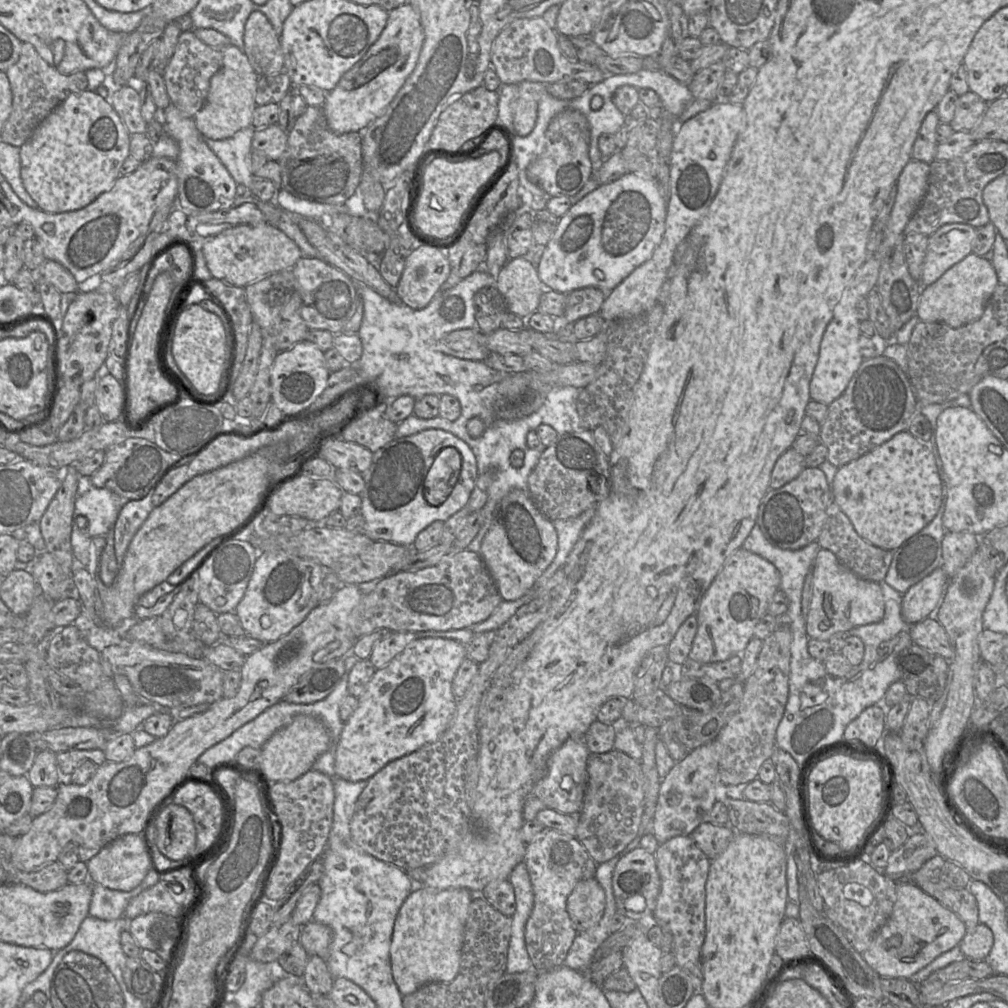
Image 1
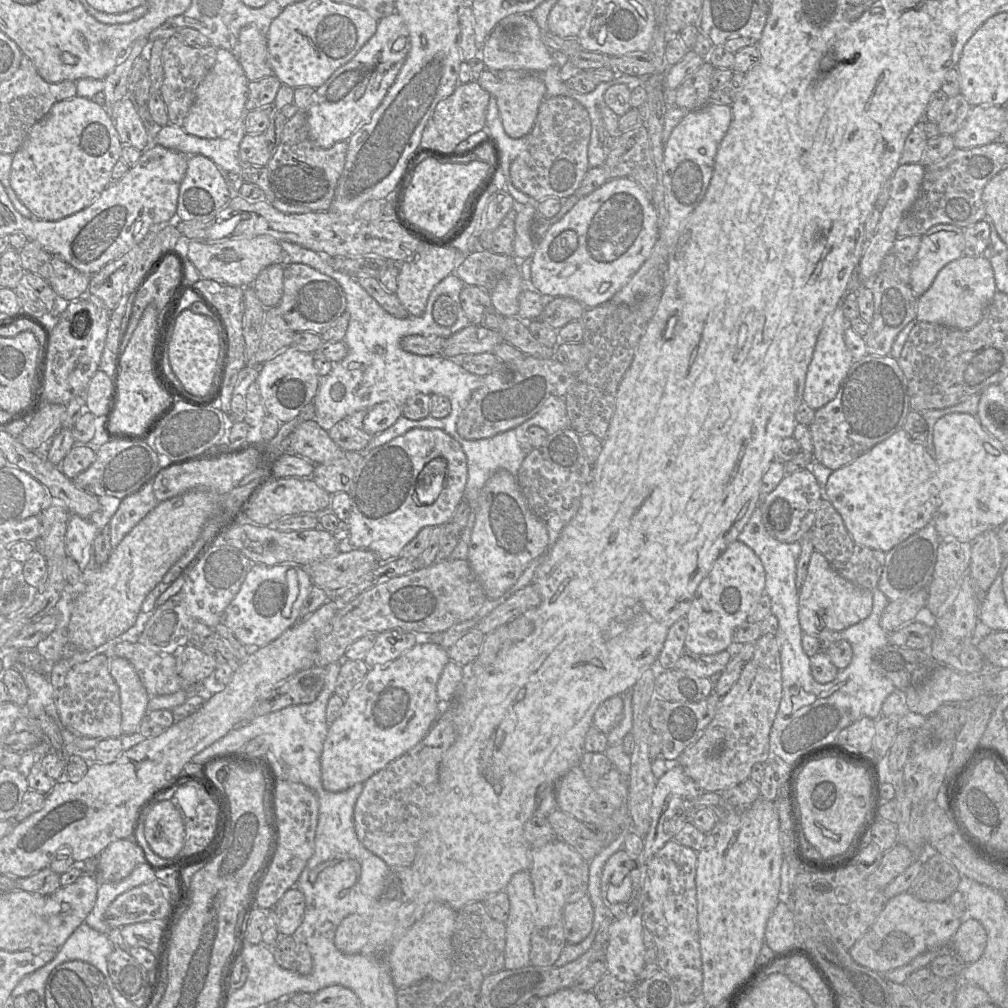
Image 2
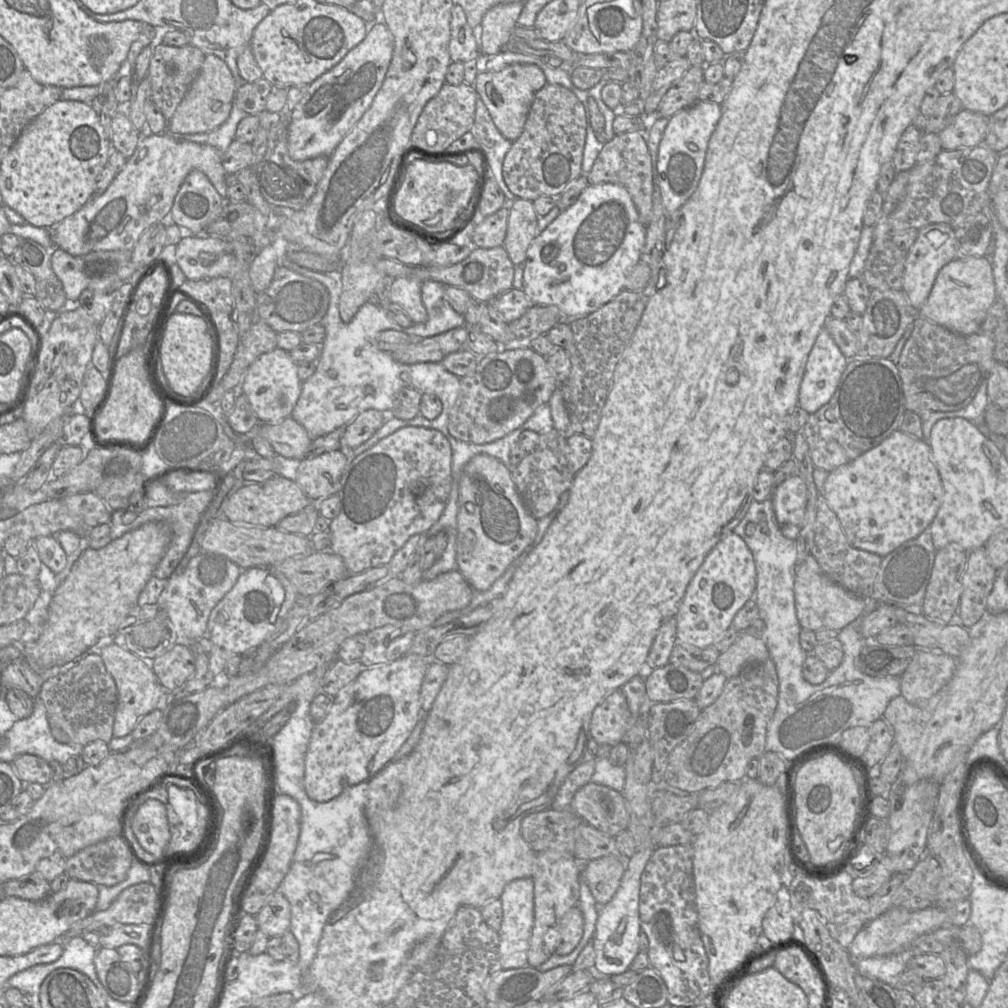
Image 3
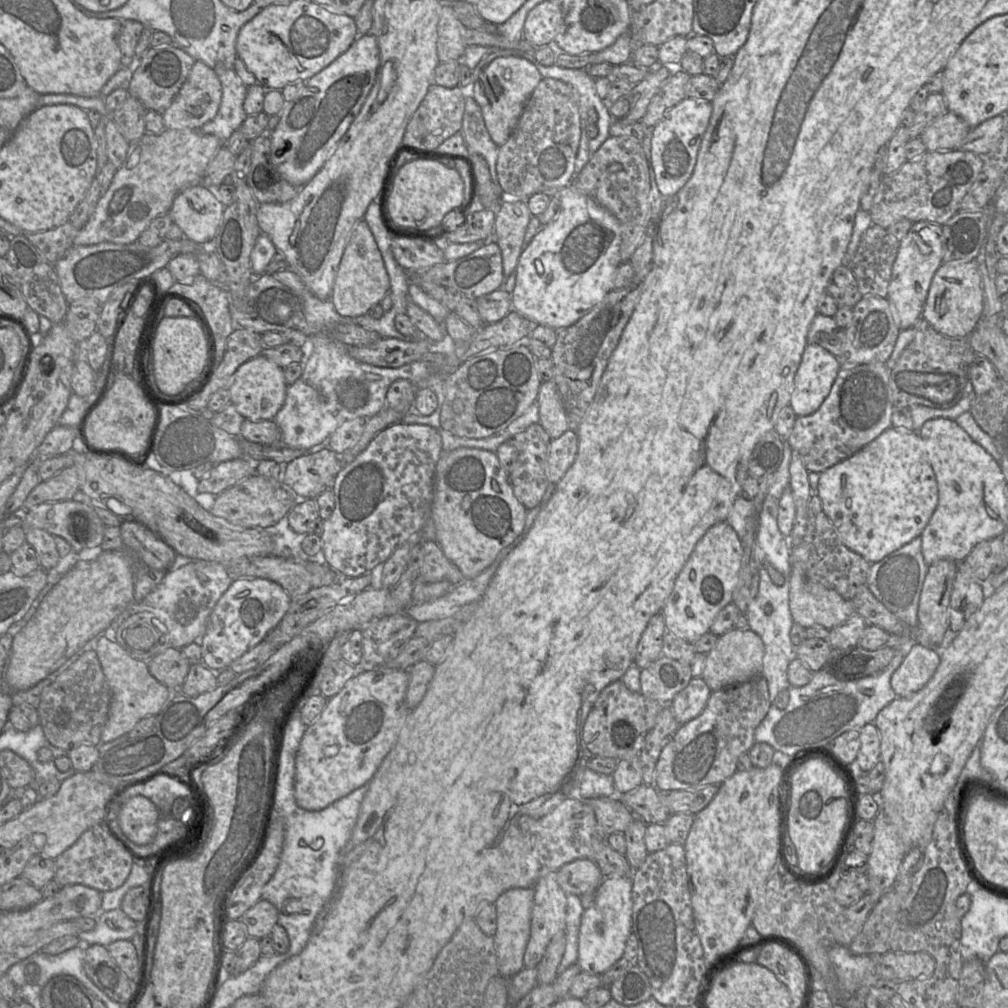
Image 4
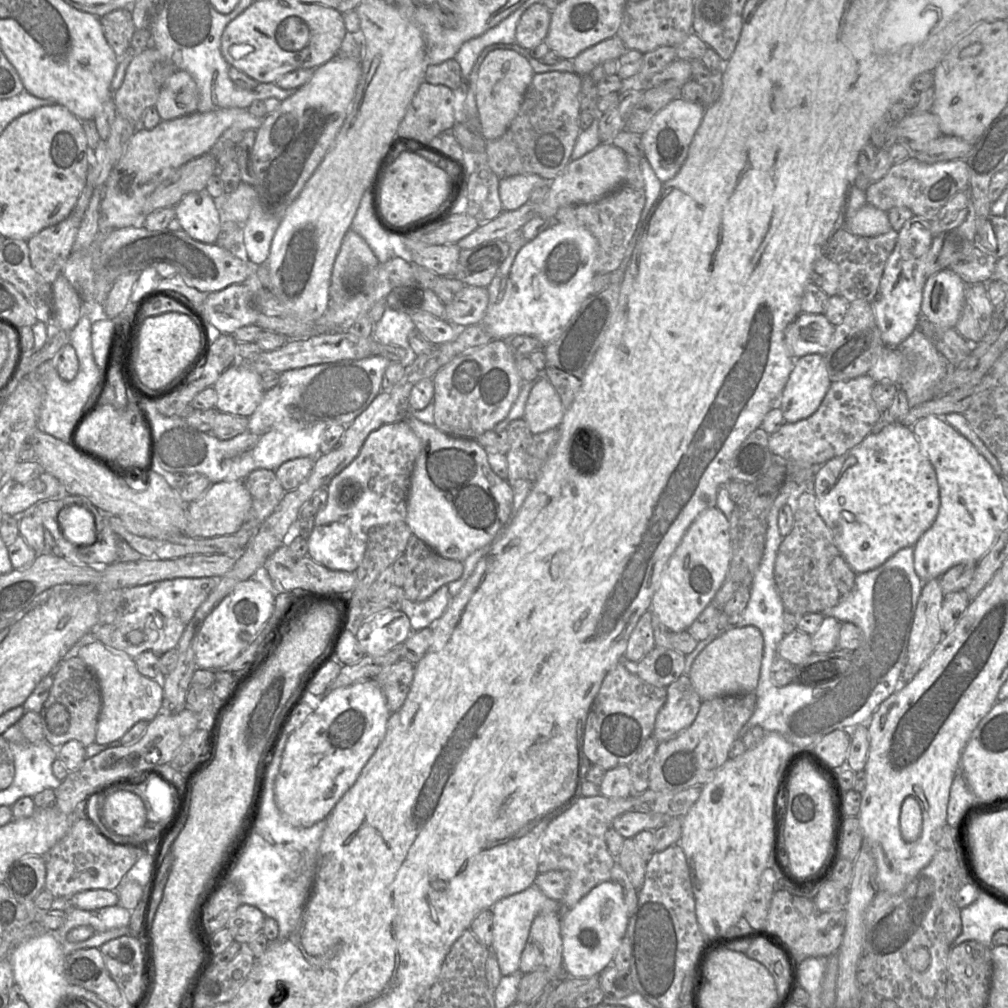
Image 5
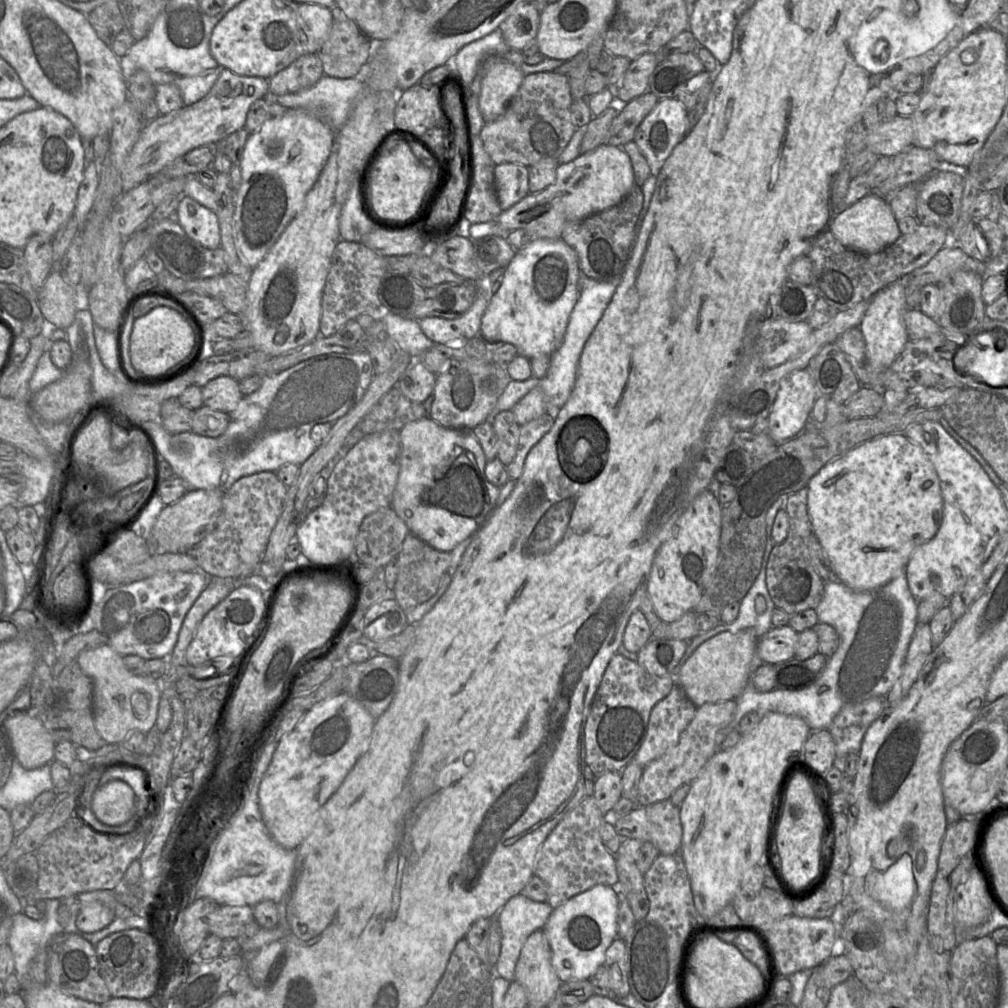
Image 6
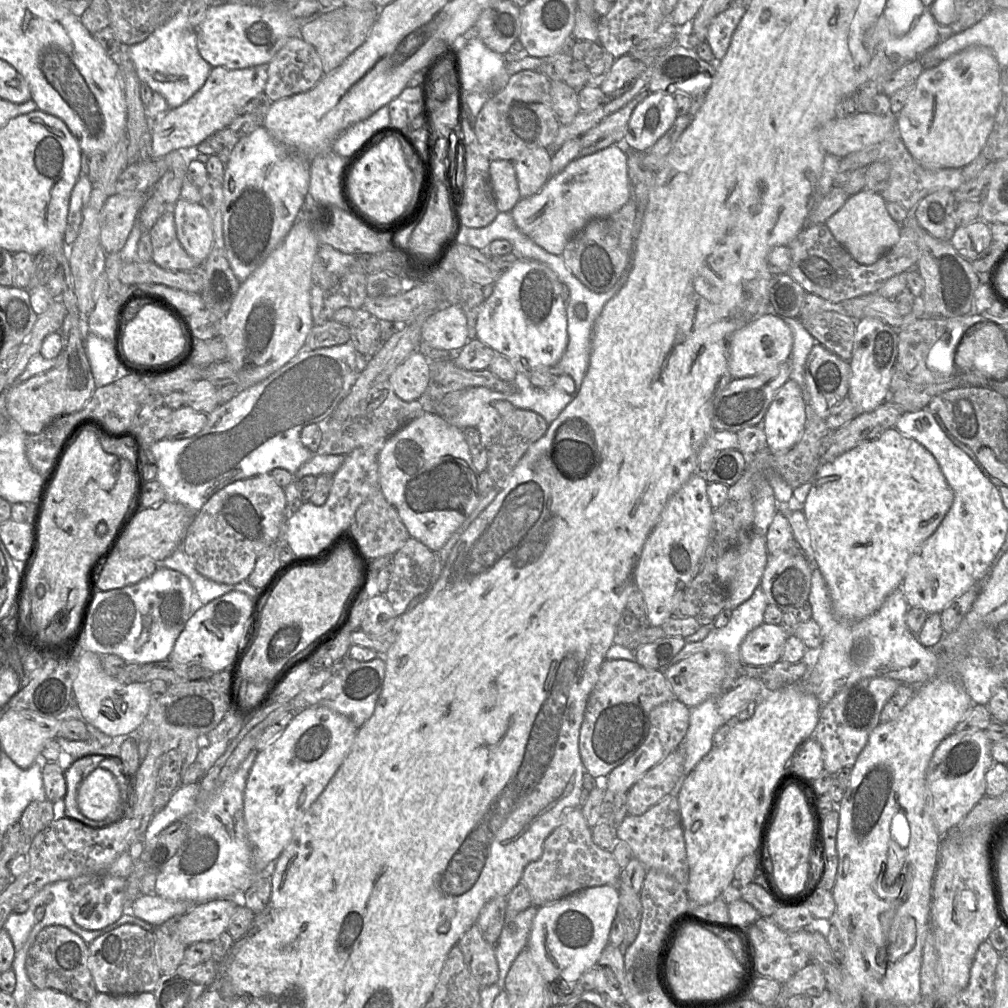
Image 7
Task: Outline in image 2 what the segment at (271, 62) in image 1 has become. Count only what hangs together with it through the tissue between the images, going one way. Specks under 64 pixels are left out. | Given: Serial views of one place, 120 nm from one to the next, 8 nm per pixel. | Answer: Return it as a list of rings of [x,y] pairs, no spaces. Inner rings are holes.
[[[247,25],[240,31],[238,61],[249,82],[273,75],[268,59],[266,35],[255,25]]]

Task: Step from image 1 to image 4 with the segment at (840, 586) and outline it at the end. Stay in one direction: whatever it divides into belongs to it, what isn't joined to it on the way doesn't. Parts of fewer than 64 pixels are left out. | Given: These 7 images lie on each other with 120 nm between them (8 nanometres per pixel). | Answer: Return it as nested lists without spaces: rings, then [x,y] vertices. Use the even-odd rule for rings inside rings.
[[[792,566],[789,608],[795,623],[805,628],[821,625],[831,630],[856,613],[852,600],[809,580],[802,567]]]

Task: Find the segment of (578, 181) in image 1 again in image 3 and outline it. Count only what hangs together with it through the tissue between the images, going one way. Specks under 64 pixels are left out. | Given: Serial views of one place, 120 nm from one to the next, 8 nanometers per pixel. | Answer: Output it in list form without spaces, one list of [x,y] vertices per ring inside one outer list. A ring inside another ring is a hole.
[[[546,83],[535,95],[522,134],[504,158],[502,173],[510,191],[519,199],[531,202],[541,196],[556,198],[561,195],[581,175],[586,130],[586,114],[579,99],[563,86]]]

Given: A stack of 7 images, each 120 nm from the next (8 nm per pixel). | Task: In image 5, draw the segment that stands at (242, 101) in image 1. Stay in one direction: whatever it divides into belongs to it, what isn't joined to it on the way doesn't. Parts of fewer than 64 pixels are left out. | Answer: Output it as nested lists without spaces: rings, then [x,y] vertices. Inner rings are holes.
[[[175,71],[163,84],[155,103],[161,121],[173,120],[197,112],[199,91],[185,71]]]

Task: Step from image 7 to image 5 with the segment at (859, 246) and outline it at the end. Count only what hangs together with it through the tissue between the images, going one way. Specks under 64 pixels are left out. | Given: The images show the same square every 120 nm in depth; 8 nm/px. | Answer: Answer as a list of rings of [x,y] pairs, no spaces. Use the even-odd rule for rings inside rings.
[[[868,203],[846,221],[845,228],[852,234],[865,237],[882,235],[892,230],[887,212]]]

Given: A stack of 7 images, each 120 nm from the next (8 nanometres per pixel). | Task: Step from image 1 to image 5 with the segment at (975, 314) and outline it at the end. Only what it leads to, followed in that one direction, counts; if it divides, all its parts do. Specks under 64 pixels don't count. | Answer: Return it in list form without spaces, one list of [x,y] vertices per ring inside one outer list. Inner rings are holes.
[[[949,268],[928,277],[922,294],[922,317],[941,328],[955,328],[967,283]]]

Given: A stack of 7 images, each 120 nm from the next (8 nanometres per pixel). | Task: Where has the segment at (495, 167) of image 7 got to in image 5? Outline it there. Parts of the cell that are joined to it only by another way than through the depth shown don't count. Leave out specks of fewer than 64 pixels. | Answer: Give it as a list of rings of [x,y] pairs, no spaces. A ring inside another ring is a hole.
[[[515,175],[499,180],[499,196],[504,211],[513,211],[530,201],[531,192],[542,186],[549,186],[553,180],[537,175]]]

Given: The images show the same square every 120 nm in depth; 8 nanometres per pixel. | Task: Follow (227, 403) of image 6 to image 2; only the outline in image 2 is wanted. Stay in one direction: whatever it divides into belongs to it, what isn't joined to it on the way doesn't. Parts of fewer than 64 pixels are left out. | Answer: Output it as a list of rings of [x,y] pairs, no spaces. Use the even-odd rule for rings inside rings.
[[[287,347],[257,368],[256,382],[265,404],[266,413],[286,423],[313,401],[321,383],[314,365],[314,355],[296,348]]]

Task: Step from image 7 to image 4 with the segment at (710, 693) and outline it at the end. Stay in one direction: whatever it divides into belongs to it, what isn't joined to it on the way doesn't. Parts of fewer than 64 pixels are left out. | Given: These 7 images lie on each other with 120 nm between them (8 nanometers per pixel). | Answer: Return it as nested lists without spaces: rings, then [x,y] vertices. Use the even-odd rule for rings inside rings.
[[[734,628],[719,636],[717,643],[706,656],[700,678],[712,692],[742,684],[762,675],[764,655],[764,643],[754,631]]]

